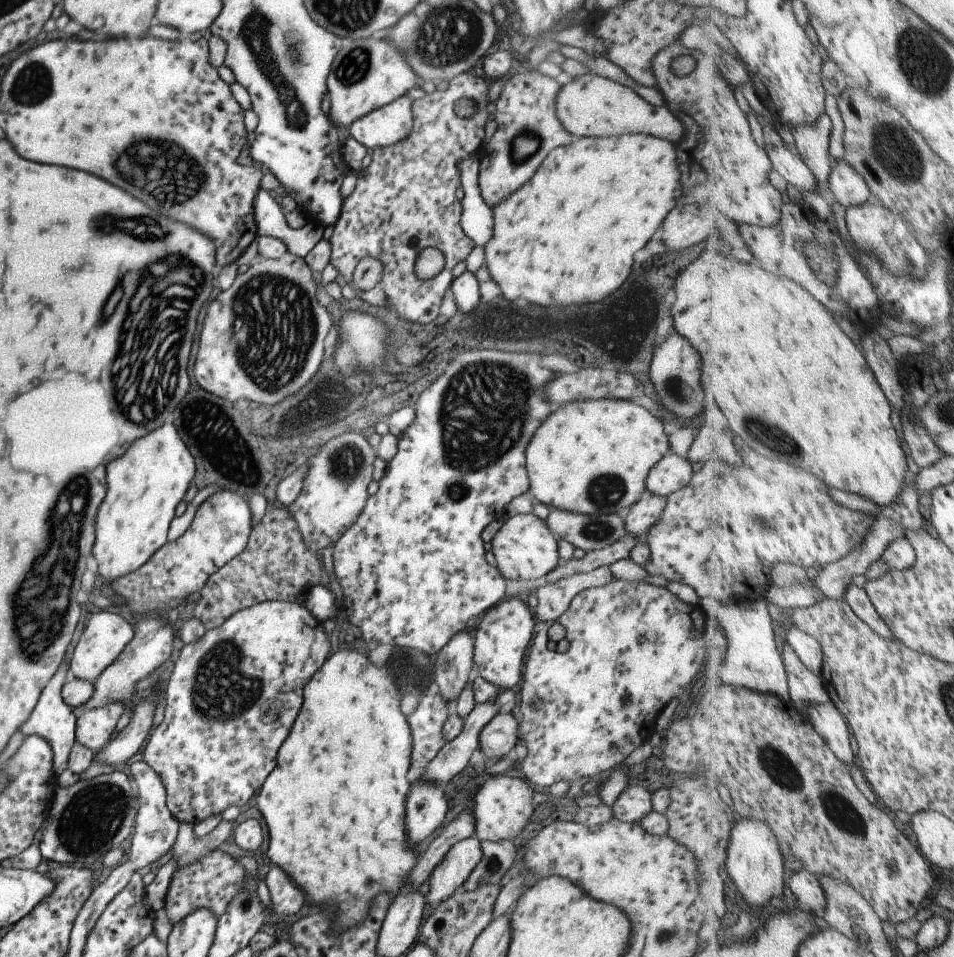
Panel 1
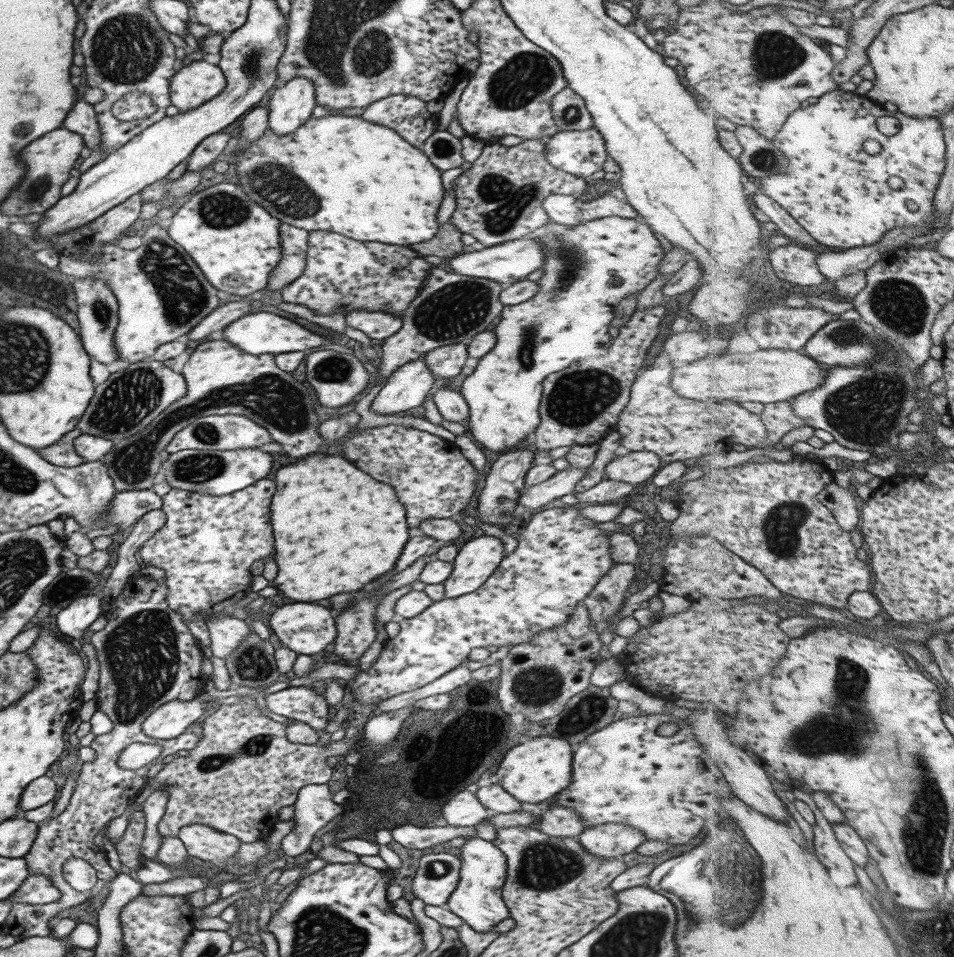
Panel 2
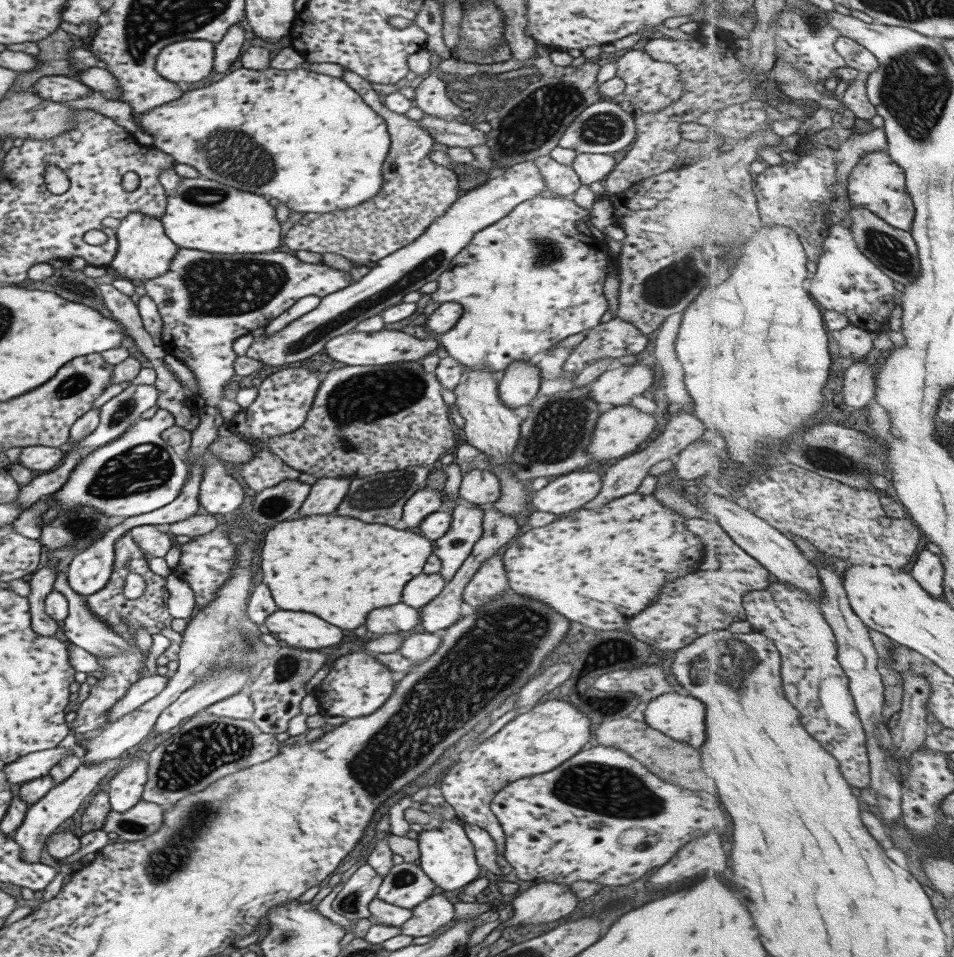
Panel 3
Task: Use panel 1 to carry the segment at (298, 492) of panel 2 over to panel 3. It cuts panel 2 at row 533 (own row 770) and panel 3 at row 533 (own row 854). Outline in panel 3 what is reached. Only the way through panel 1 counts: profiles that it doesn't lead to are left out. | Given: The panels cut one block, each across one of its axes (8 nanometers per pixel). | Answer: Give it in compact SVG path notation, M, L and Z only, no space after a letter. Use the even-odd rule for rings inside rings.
M335 512L282 520L270 527L263 542L259 568L263 574L262 582L271 592L275 604L281 610L315 614L341 630L361 626L367 612L373 608L399 602L405 582L422 573L423 565L432 553L430 540L421 535L406 529L395 530L385 524L365 524Z

